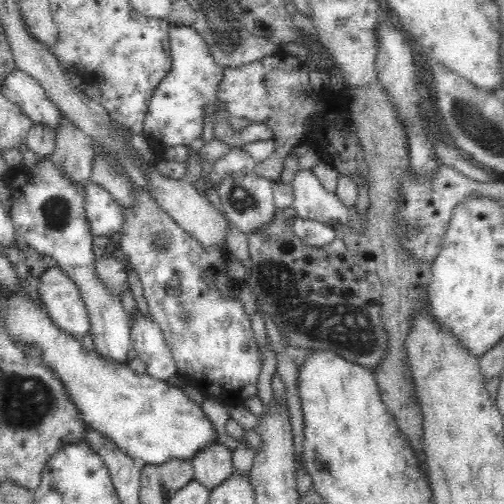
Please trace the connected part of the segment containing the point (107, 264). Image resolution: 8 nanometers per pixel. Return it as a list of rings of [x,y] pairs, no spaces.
[[[97,253],[95,258],[96,277],[104,283],[106,290],[120,299],[122,292],[130,290],[127,264],[114,256]]]

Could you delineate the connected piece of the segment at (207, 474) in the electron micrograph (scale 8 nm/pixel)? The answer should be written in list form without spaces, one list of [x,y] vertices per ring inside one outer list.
[[[221,443],[210,444],[191,459],[194,476],[198,482],[212,491],[232,476],[232,451]]]

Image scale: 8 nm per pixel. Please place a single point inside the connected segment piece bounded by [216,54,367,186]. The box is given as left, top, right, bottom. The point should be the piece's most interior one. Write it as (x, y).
(274, 90)

